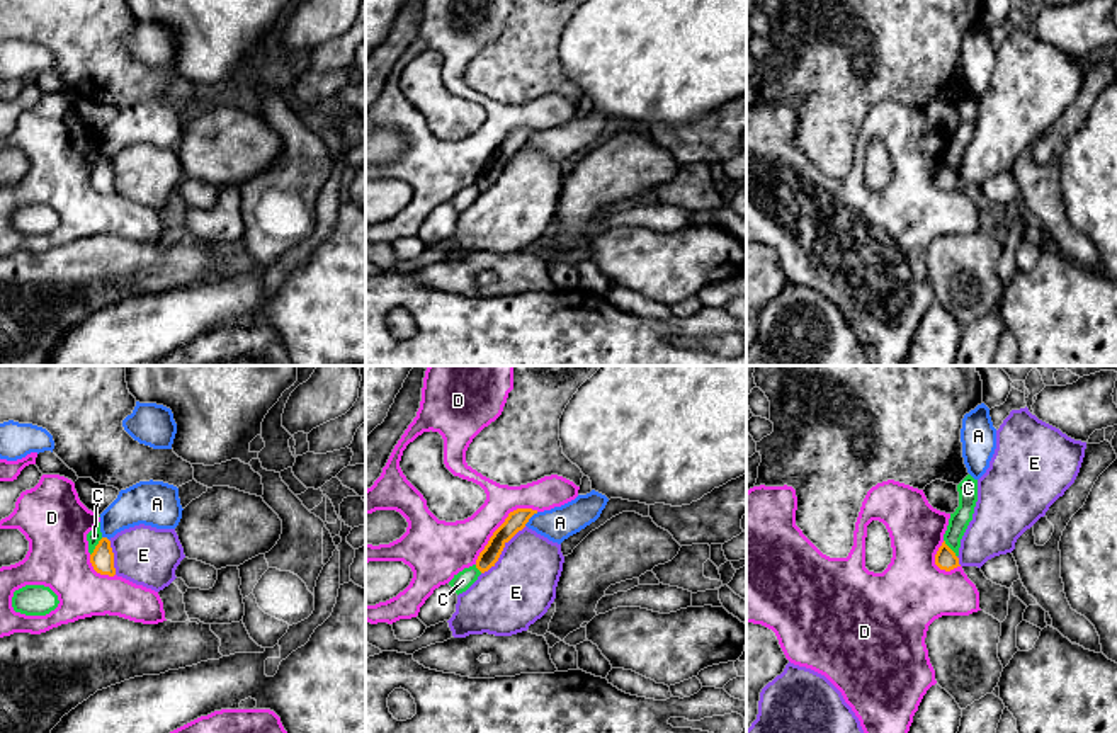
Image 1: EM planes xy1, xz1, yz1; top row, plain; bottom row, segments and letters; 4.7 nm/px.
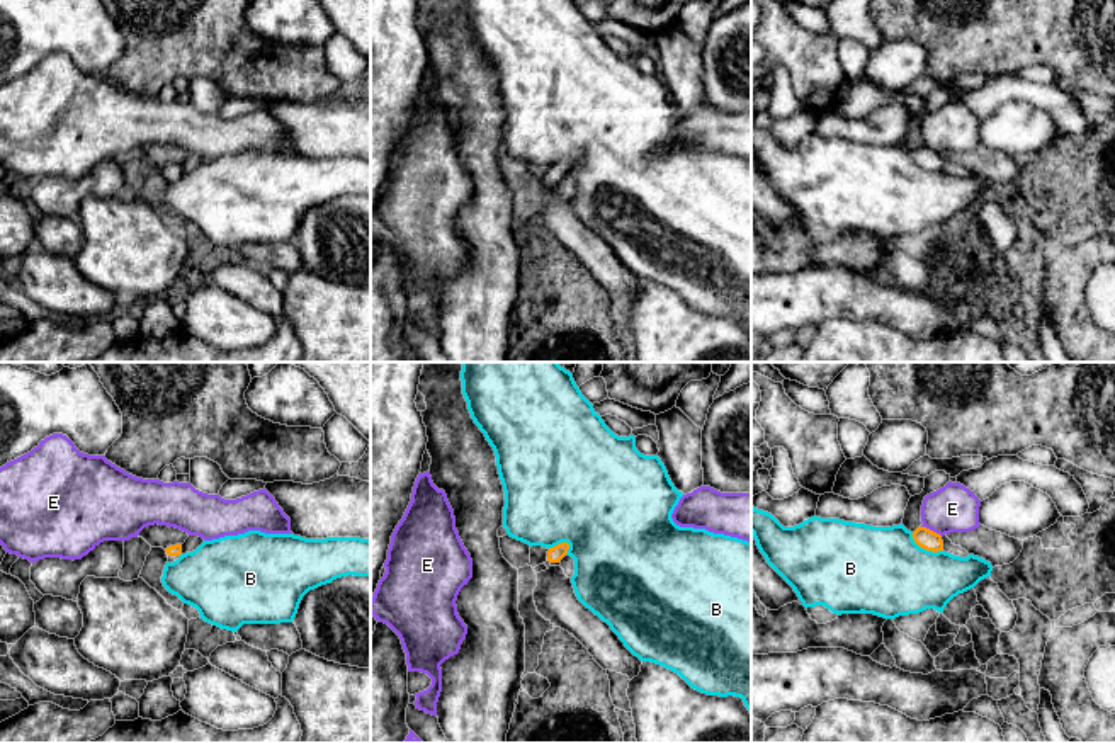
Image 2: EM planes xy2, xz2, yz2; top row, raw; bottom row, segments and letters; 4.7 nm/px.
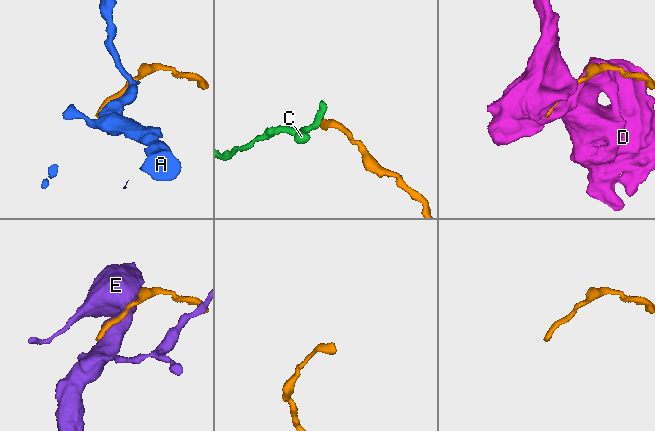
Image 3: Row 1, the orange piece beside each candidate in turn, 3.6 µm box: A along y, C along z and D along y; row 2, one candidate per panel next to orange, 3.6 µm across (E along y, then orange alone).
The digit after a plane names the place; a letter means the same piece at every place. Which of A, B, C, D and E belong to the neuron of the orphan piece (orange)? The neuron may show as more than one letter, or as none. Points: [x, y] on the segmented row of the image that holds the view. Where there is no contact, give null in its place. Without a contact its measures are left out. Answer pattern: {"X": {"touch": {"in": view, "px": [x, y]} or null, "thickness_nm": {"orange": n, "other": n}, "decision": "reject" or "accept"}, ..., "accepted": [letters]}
{"A": {"touch": {"in": "xz1", "px": [531, 516]}, "thickness_nm": {"orange": 90, "other": 160}, "decision": "reject"}, "B": {"touch": {"in": "yz2", "px": [925, 548]}, "thickness_nm": {"orange": 90, "other": 420}, "decision": "reject"}, "C": {"touch": {"in": "xy1", "px": [96, 546]}, "thickness_nm": {"orange": 110, "other": 70}, "decision": "reject"}, "D": {"touch": {"in": "xz1", "px": [502, 524]}, "thickness_nm": {"orange": 90, "other": 220}, "decision": "reject"}, "E": {"touch": {"in": "xz1", "px": [502, 550]}, "thickness_nm": {"orange": 90, "other": 320}, "decision": "reject"}, "accepted": []}

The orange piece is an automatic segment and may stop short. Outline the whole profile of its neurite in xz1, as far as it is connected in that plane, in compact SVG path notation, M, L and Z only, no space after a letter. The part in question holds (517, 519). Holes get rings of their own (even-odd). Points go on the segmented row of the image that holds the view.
M517 509L513 512L508 514L508 517L505 519L505 522L493 532L493 536L490 537L488 544L485 546L485 549L479 553L478 560L476 560L476 568L485 573L488 571L491 566L495 566L495 563L498 561L505 544L519 532L525 527L525 524L529 522L529 519L537 514L537 510L532 509Z

